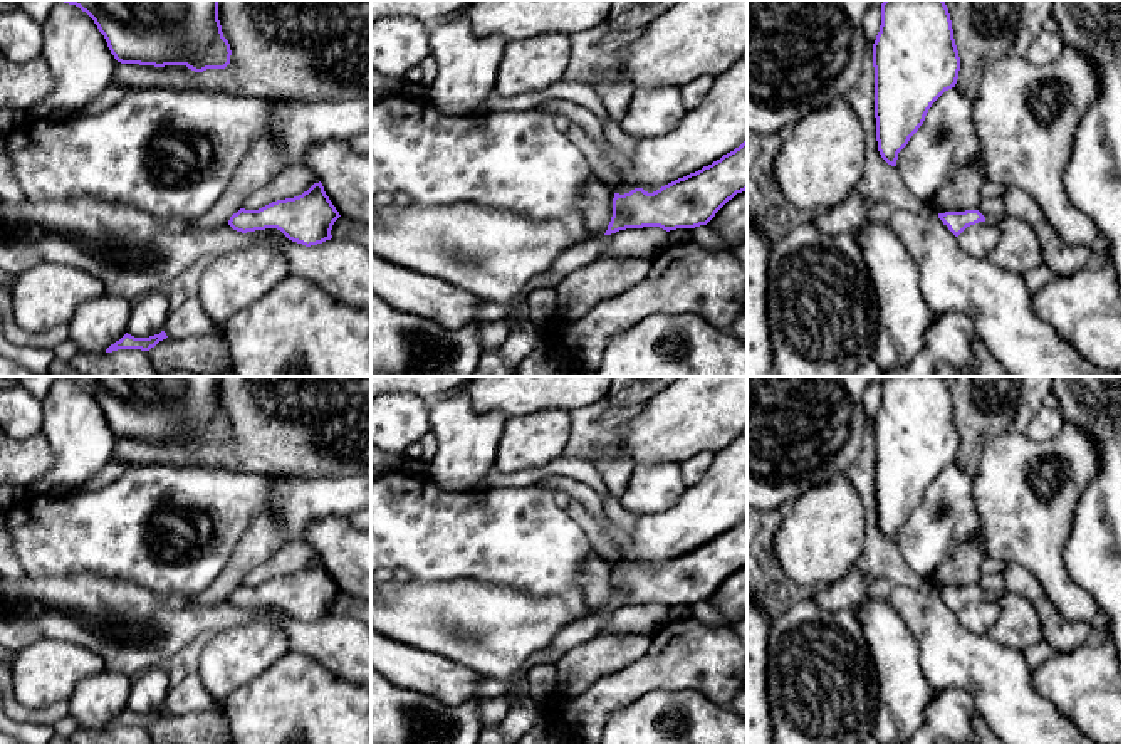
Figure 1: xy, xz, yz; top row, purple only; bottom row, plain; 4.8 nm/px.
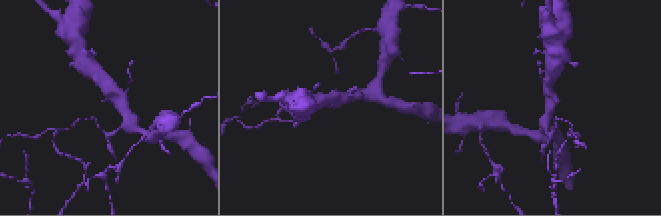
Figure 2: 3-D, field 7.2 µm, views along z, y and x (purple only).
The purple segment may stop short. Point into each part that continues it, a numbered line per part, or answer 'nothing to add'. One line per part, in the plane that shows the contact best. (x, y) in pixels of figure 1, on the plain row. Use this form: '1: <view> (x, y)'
nothing to add

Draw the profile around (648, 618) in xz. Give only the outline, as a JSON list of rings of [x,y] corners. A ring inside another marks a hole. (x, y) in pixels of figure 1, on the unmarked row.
[[[660,603],[626,605],[611,611],[596,611],[564,626],[547,645],[549,650],[566,653],[606,631],[611,635],[655,635],[668,623],[668,608]]]

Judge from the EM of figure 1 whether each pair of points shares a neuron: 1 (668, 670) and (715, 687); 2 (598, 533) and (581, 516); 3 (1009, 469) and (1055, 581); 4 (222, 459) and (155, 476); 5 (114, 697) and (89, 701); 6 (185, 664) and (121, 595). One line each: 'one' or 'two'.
1: one
2: one
3: one
4: two
5: one
6: two

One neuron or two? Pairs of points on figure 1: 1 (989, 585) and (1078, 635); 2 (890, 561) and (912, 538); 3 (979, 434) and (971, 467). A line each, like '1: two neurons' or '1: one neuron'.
1: two neurons
2: two neurons
3: one neuron

